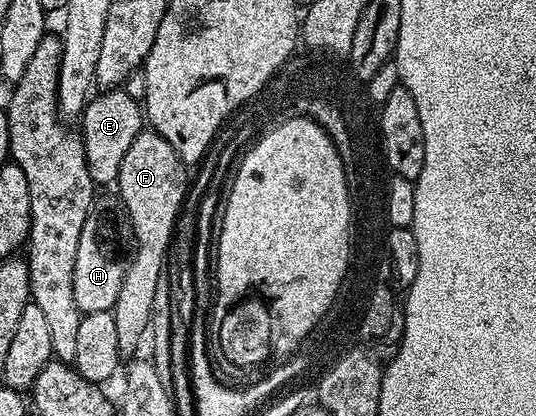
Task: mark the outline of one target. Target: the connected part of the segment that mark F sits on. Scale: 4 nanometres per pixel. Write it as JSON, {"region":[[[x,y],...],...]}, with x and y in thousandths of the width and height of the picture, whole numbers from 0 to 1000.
{"region":[[[269,308],[248,337],[233,385],[226,385],[226,413],[218,430],[222,476],[233,507],[241,553],[252,560],[252,603],[243,603],[237,651],[226,673],[226,702],[218,702],[215,740],[207,748],[211,769],[218,769],[218,827],[229,856],[250,853],[263,815],[263,798],[278,774],[285,745],[287,695],[293,673],[308,661],[312,599],[319,594],[319,570],[326,555],[326,531],[334,502],[341,495],[341,474],[349,469],[353,409],[323,365],[315,337],[280,308]]]}

